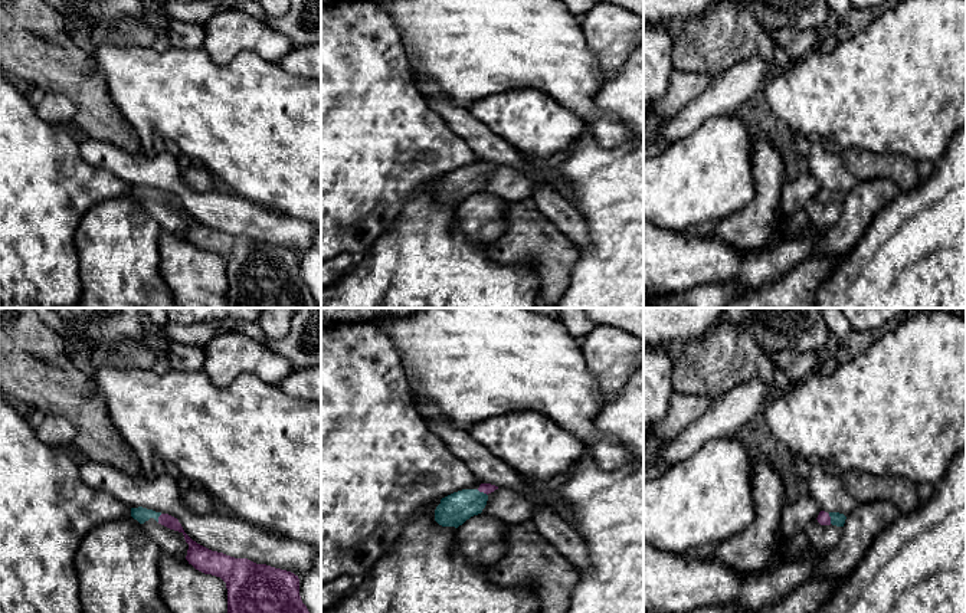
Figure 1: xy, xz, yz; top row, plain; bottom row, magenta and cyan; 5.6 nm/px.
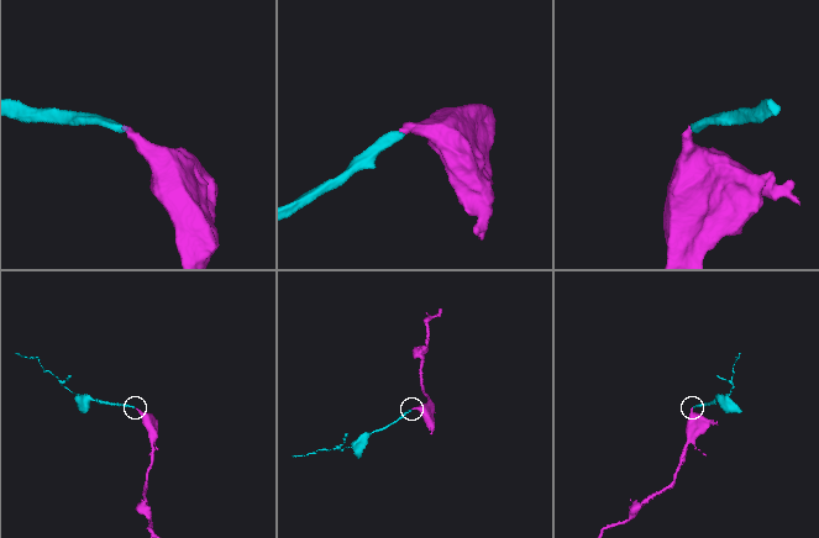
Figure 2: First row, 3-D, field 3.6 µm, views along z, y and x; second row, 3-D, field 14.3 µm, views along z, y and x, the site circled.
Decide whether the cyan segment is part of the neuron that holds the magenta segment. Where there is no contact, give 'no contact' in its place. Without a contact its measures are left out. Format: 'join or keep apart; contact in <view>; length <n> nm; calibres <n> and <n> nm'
join; contact in xz; length 70 nm; calibres 60 and 180 nm

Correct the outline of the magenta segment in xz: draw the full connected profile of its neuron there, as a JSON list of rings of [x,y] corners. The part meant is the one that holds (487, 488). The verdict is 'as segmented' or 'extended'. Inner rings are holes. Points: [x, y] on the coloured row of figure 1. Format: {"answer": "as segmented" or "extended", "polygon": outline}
{"answer": "extended", "polygon": [[[481,483],[478,489],[462,489],[441,499],[435,509],[435,521],[442,527],[458,528],[466,519],[482,512],[488,495],[498,489],[491,483]]]}

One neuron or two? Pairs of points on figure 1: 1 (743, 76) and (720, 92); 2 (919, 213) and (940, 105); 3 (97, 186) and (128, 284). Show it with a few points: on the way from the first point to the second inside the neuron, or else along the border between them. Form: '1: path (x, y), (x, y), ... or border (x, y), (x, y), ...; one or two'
1: path (737, 82), (726, 92); one
2: border (950, 141), (945, 154), (936, 163); two
3: border (136, 202), (101, 200), (78, 226); two

